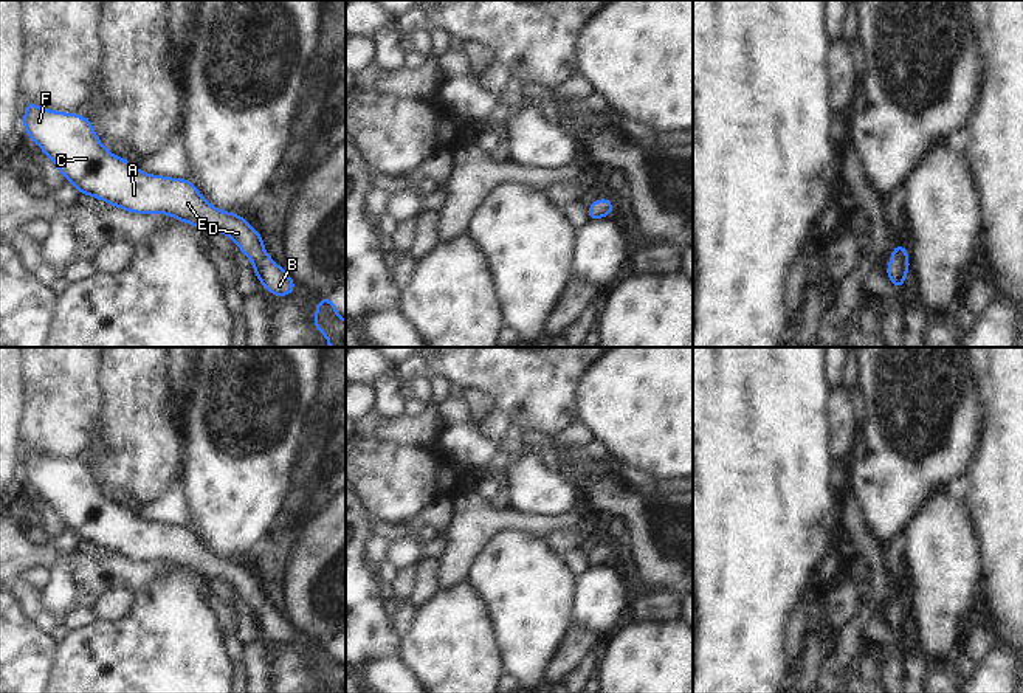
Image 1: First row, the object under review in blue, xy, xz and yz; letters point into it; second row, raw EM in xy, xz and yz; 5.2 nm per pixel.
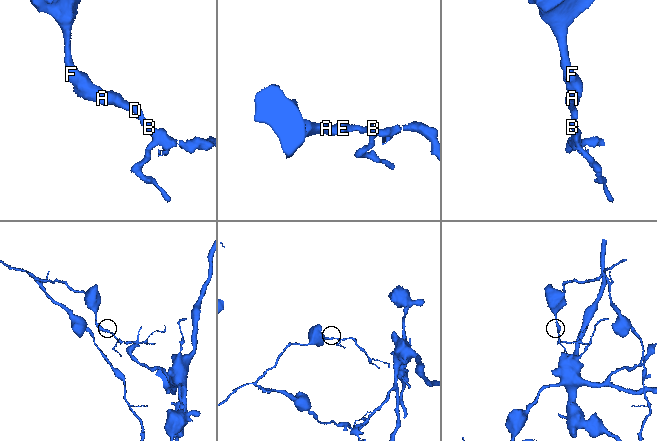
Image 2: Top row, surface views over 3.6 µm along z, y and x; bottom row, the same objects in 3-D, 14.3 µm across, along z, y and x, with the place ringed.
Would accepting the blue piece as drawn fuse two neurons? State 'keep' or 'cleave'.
keep

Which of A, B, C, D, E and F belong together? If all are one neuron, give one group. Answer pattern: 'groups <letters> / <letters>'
groups A B C D E F

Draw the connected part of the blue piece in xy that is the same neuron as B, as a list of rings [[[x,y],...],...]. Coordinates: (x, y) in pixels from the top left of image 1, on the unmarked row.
[[[26,446],[23,476],[79,541],[129,561],[167,561],[208,580],[225,580],[253,609],[257,628],[273,643],[294,639],[296,629],[265,600],[260,580],[243,563],[209,552],[188,526],[149,522],[110,501],[88,465],[40,456]]]

